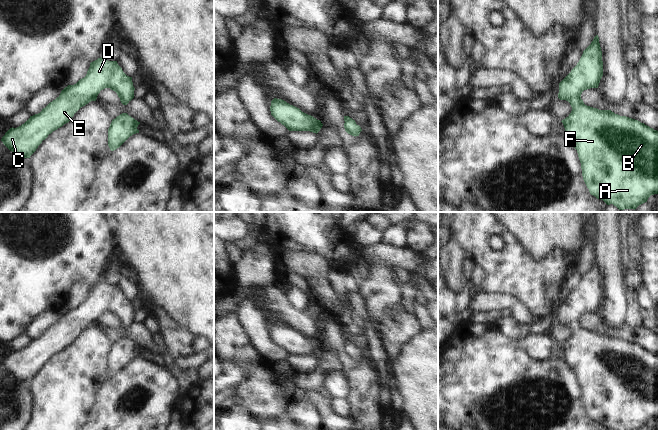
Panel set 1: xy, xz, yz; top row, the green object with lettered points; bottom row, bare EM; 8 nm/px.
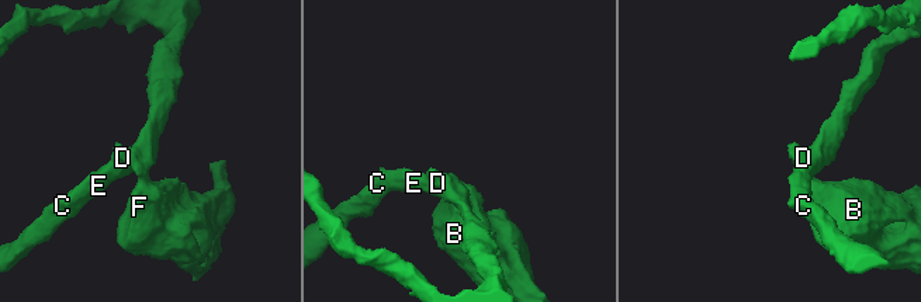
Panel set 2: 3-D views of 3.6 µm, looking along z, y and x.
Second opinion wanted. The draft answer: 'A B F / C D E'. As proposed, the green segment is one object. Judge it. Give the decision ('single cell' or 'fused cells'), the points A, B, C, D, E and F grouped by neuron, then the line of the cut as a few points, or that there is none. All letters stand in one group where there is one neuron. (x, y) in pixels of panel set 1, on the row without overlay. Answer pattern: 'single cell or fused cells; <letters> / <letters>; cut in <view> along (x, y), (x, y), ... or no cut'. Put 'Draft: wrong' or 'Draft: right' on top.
Draft: wrong
single cell; A B C D E F; no cut

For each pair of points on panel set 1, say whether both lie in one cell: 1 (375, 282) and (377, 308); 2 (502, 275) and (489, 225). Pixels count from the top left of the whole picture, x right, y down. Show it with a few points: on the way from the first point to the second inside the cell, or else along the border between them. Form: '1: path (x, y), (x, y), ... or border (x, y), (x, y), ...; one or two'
1: path (378, 288), (377, 302); one
2: path (493, 263), (484, 254), (484, 237); one

